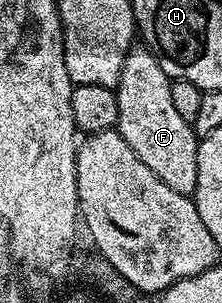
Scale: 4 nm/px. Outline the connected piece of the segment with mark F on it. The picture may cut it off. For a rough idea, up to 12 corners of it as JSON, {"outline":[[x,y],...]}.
{"outline":[[144,45],[121,66],[115,130],[192,196],[199,137]]}

